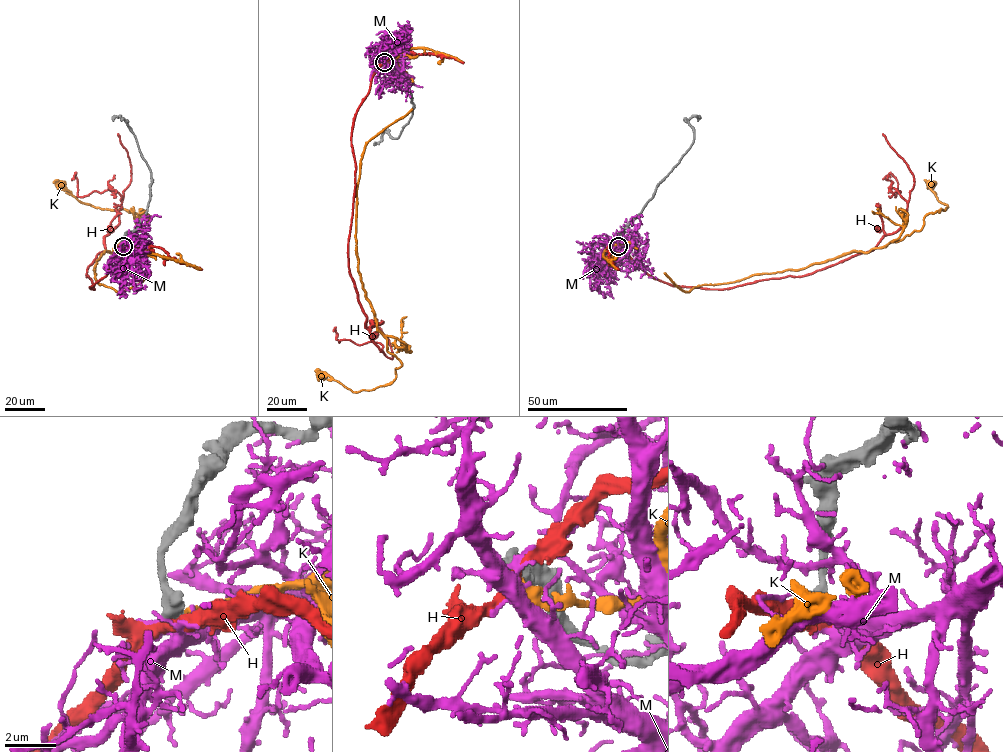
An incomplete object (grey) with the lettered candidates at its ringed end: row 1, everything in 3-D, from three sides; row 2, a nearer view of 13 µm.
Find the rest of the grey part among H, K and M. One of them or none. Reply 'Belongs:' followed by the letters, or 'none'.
Belongs: K

